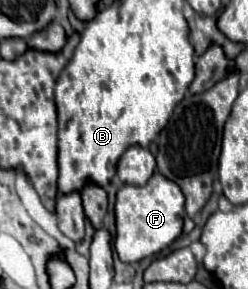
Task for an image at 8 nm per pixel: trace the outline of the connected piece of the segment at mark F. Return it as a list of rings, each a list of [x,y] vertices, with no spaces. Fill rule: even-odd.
[[[153,173],[145,187],[129,187],[123,185],[117,191],[115,201],[115,251],[121,261],[135,263],[161,249],[169,247],[183,229],[183,215],[185,215],[185,197],[175,183],[169,183],[161,173]]]

